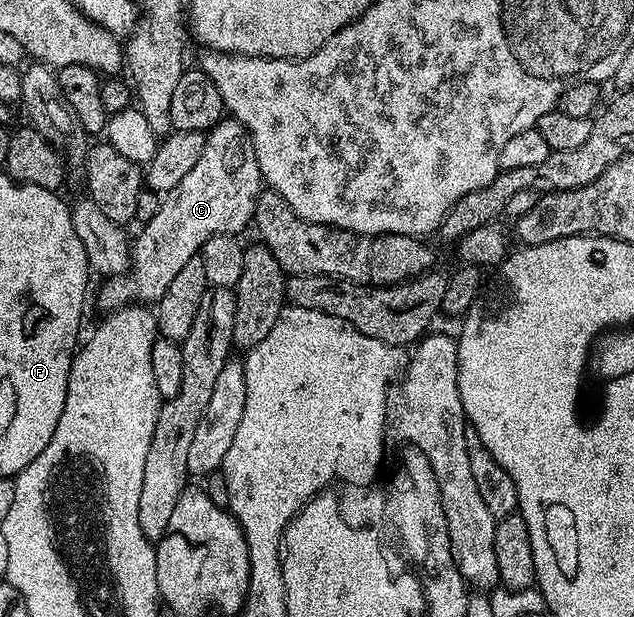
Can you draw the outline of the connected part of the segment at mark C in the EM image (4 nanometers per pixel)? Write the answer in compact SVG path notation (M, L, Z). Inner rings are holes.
M227 117L217 126L206 132L205 149L201 149L201 157L197 157L197 165L177 181L172 191L162 196L157 213L148 223L138 229L139 236L134 236L131 243L131 265L122 275L113 275L102 280L103 288L99 291L100 312L110 313L119 307L128 305L154 304L169 289L173 277L188 261L198 256L200 249L214 235L233 235L242 232L242 227L252 222L255 217L255 206L259 200L259 193L264 186L263 174L257 165L257 153L251 144L249 133L237 122Z

